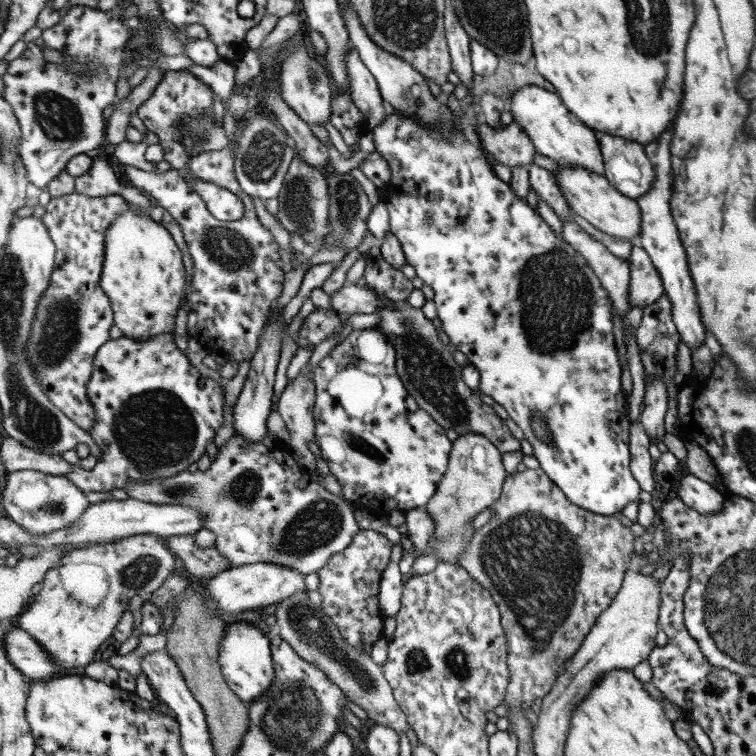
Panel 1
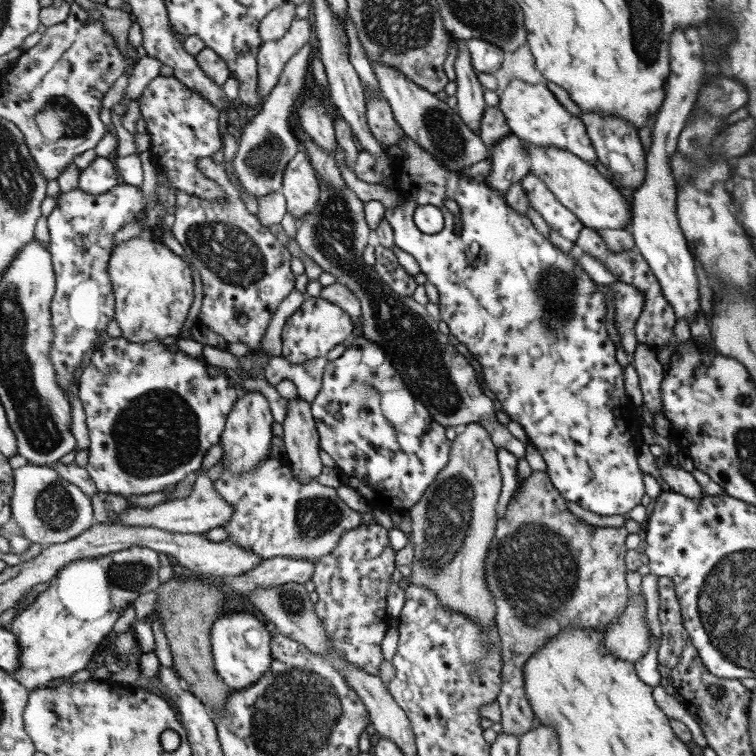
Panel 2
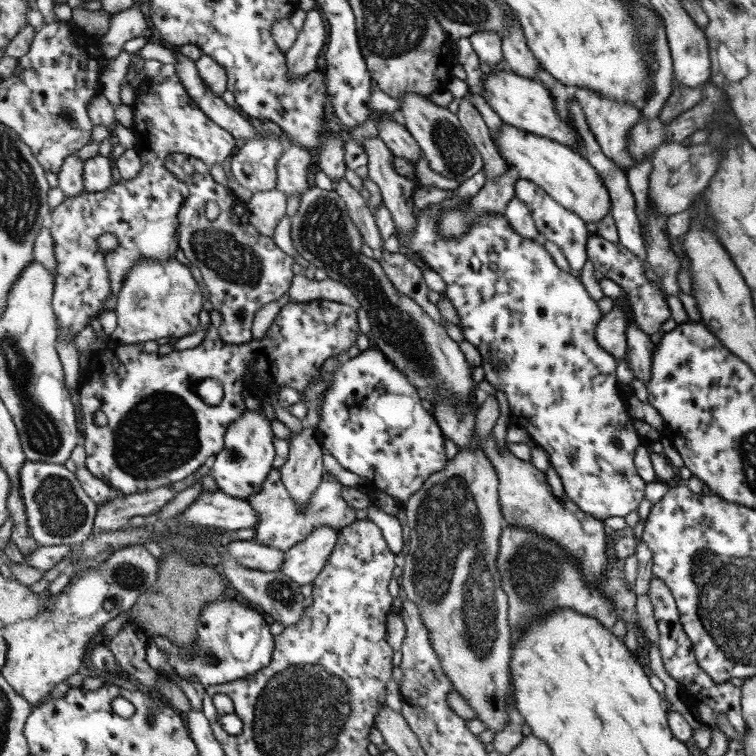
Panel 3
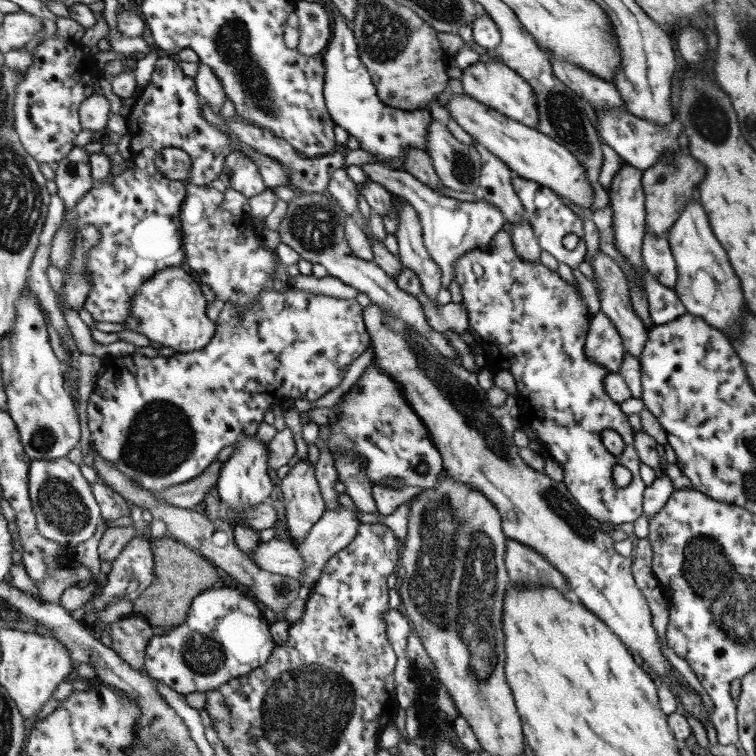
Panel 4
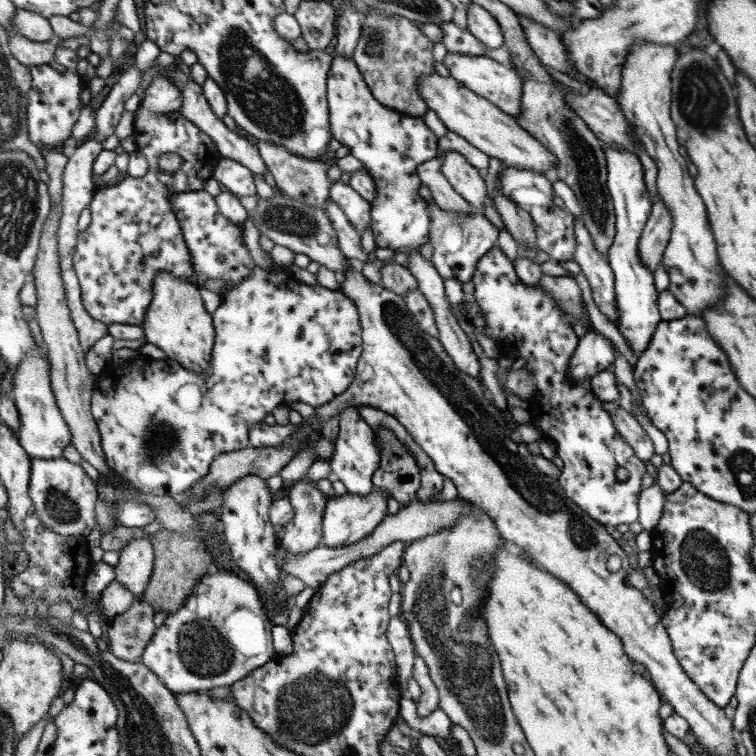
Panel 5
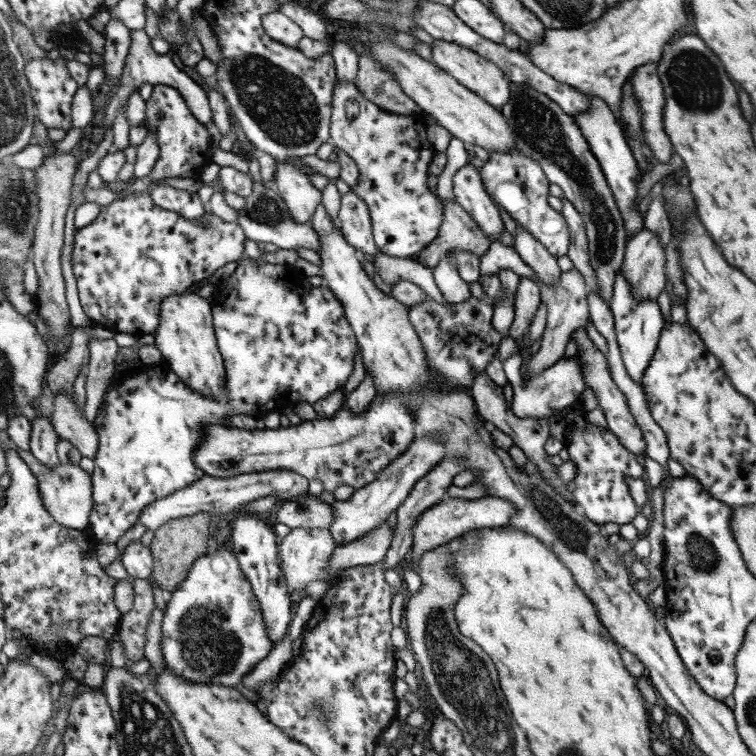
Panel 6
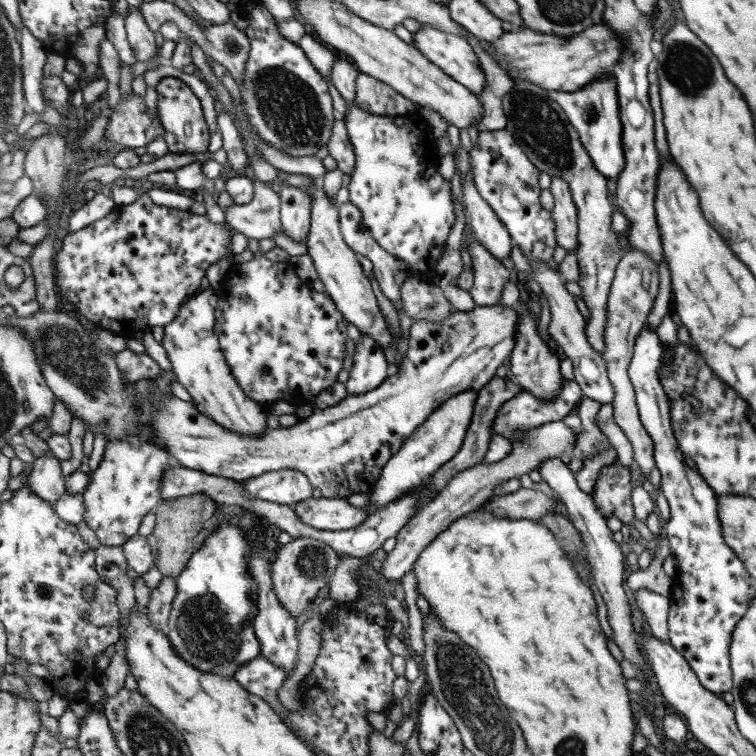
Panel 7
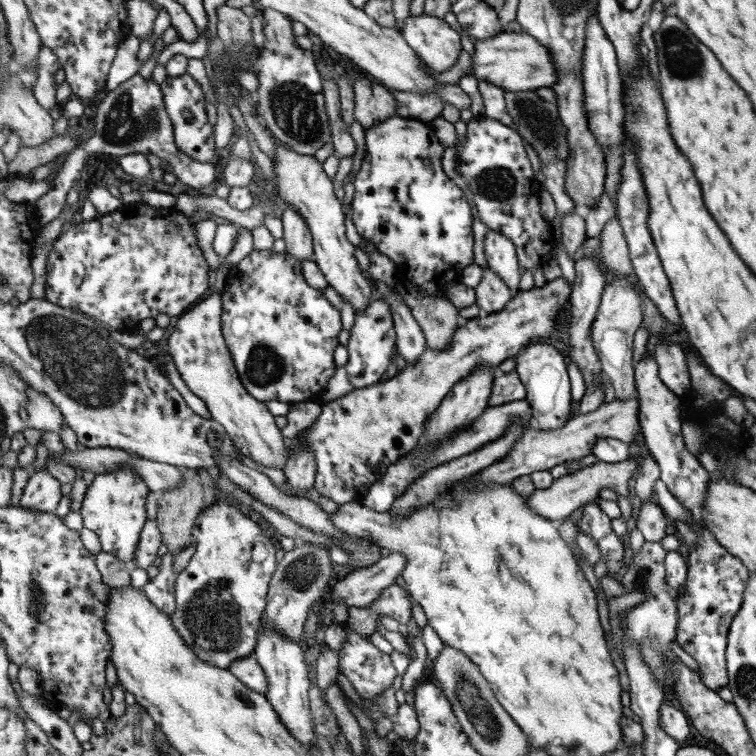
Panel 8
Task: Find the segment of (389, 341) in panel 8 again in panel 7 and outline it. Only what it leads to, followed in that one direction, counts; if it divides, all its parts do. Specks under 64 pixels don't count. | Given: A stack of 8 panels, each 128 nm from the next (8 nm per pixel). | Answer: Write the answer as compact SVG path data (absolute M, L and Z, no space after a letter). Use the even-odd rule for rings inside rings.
M367 333L360 335L355 345L352 367L345 383L351 395L364 395L375 391L389 378L392 368L385 356L384 348Z

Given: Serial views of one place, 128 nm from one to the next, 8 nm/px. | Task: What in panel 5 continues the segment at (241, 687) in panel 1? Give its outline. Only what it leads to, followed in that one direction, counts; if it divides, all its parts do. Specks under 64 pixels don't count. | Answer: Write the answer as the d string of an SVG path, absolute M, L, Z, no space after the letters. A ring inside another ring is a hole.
M217 569L216 573L205 575L184 606L167 616L156 630L142 657L142 664L153 670L159 680L163 680L163 684L175 694L205 692L240 683L277 654L273 644L274 624L267 618L263 603L258 588L232 571Z

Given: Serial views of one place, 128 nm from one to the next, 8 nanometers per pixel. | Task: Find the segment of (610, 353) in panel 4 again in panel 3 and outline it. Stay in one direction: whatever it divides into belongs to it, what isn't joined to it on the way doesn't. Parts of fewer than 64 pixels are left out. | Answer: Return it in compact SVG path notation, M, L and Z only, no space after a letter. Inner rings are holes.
M604 277L599 281L603 295L609 297L616 304L612 311L607 312L596 328L596 336L602 347L611 352L617 359L617 374L621 382L626 385L633 382L634 370L630 362L625 361L628 348L627 329L628 320L633 316L631 299L624 292L624 288L613 282L610 278Z

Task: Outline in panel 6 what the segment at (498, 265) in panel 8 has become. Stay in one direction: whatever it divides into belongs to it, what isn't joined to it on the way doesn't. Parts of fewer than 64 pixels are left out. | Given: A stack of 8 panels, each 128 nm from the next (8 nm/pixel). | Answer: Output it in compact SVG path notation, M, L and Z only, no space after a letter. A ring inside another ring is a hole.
M473 164L459 168L453 176L452 189L457 202L478 222L484 234L489 235L493 241L499 241L505 230L505 222L485 189L479 169L473 168Z

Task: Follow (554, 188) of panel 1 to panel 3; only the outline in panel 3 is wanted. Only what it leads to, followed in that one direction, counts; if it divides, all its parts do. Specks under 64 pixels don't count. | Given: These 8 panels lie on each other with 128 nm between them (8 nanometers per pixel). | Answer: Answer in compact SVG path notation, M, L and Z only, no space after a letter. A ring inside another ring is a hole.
M526 179L517 182L516 196L521 198L525 204L532 210L533 219L536 221L537 229L540 235L544 235L546 240L551 241L559 249L568 260L571 266L571 273L579 274L583 270L583 266L590 260L588 255L588 239L591 236L589 228L587 228L586 220L578 216L575 212L571 212L564 208L559 202L556 202L541 186L534 184Z

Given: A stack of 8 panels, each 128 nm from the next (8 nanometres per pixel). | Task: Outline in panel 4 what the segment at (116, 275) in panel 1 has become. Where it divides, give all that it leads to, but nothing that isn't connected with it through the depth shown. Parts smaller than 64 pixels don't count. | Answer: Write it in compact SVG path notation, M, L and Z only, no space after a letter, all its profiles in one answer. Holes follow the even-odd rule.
M187 266L160 270L137 291L124 330L143 334L179 354L193 354L205 348L216 335L216 322L207 318L207 305L201 283Z

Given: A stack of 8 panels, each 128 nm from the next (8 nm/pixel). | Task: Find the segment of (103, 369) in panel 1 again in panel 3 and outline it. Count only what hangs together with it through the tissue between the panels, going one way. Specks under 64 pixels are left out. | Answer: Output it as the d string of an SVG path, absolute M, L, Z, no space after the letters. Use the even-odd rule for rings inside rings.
M323 299L313 300L311 302L288 302L285 306L283 306L280 309L278 315L276 316L276 319L272 322L271 326L267 329L266 334L262 339L251 339L249 342L246 342L243 344L231 344L231 343L225 342L221 338L220 328L222 325L222 322L223 322L223 314L221 314L221 312L214 310L210 314L210 326L209 326L208 332L205 334L205 337L201 341L200 345L197 345L196 347L193 347L190 349L184 349L184 350L179 350L179 351L172 350L170 353L166 355L159 355L156 352L151 352L151 353L143 352L134 344L122 344L120 342L119 342L119 346L115 347L112 352L111 352L111 348L105 348L105 347L103 347L103 350L101 349L97 350L97 364L93 364L93 367L87 369L88 379L85 382L85 384L81 385L81 387L79 388L79 395L80 395L82 410L85 417L85 422L84 422L85 431L86 431L85 446L86 446L86 454L88 455L86 464L87 464L87 468L94 475L97 475L98 477L102 478L105 482L109 483L112 487L115 487L124 495L130 495L131 493L137 493L137 492L142 493L142 492L145 492L147 489L155 490L156 488L161 488L161 487L173 484L173 482L181 482L181 480L185 480L185 478L189 478L189 476L191 476L191 474L195 474L195 472L197 472L197 470L199 470L199 468L201 468L203 464L206 464L206 461L209 458L219 455L223 451L223 449L225 449L225 435L227 434L228 428L232 426L232 423L237 418L239 418L240 416L243 416L245 414L245 411L247 410L247 404L245 404L245 398L243 398L243 394L241 394L241 392L245 392L245 390L248 390L248 389L253 389L254 384L256 384L256 382L262 382L263 387L261 389L255 388L256 390L259 390L259 392L261 390L263 393L265 392L276 393L277 390L281 388L281 386L290 386L291 388L294 388L296 391L298 391L299 395L301 395L303 394L303 392L305 392L305 390L307 390L307 388L310 387L312 380L323 380L323 378L321 378L321 367L323 366L323 364L325 364L325 360L331 357L343 358L345 351L351 350L351 348L353 348L353 346L357 344L357 338L359 338L359 332L361 332L361 330L359 330L359 326L357 325L357 312L356 312L356 309L353 308L353 306L349 306L349 304L341 304L341 302L331 302L329 300L323 300ZM207 378L215 379L217 382L221 384L221 387L223 388L223 392L224 392L223 399L217 405L205 404L205 402L201 400L201 396L199 396L199 384L201 384L203 380L207 380ZM99 410L101 410L101 412L103 412L106 415L107 425L105 427L95 426L95 422L93 422L93 418L95 418L95 414L97 414Z

